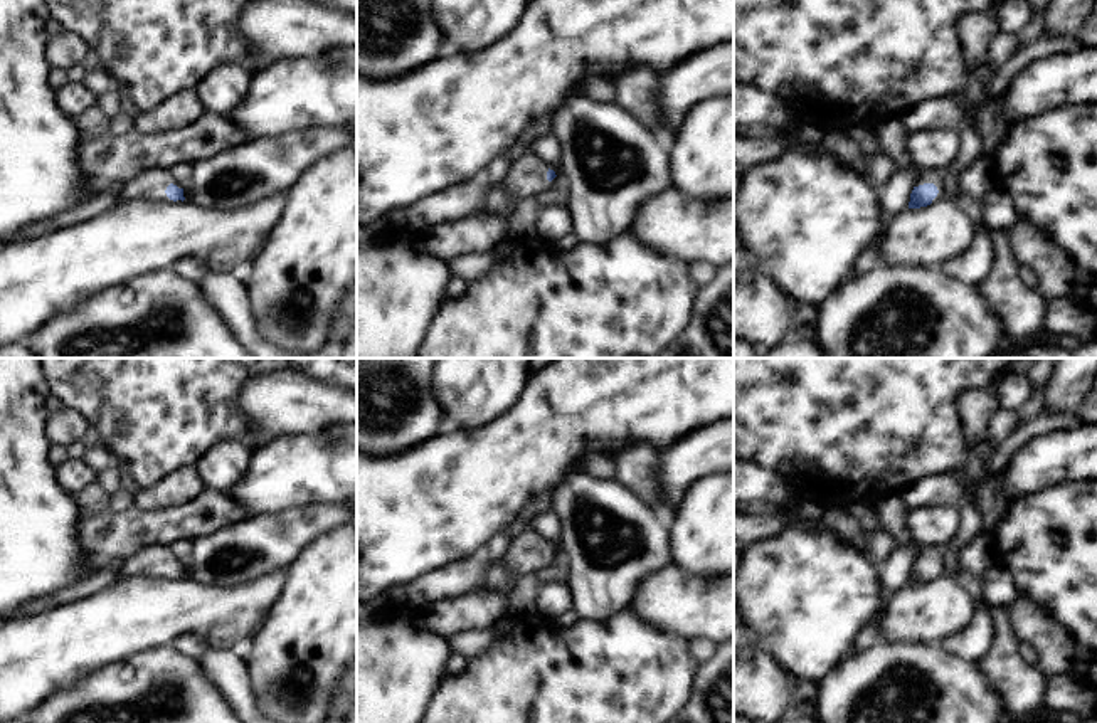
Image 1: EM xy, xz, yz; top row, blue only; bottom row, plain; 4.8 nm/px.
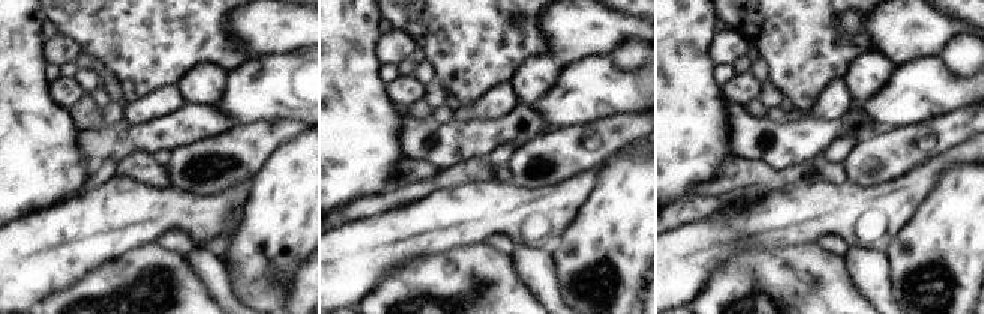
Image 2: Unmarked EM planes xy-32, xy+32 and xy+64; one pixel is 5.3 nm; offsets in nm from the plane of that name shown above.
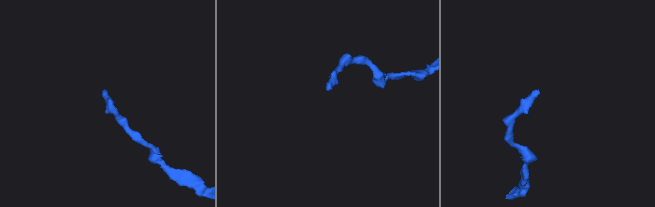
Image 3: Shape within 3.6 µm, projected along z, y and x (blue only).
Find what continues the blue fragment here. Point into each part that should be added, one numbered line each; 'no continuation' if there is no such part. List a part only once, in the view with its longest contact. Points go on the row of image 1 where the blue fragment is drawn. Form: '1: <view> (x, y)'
1: xy (150, 185)

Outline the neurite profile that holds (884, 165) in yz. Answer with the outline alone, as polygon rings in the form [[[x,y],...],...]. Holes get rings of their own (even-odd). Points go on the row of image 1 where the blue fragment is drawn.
[[[877,153],[872,163],[870,177],[866,178],[872,187],[887,183],[898,170],[898,163],[888,153]]]

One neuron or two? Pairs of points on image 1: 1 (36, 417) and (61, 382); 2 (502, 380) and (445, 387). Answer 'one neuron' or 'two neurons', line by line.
1: two neurons
2: one neuron

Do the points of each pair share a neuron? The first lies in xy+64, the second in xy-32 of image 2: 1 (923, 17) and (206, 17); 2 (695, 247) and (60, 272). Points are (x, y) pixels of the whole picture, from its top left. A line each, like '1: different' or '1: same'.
1: different
2: same

